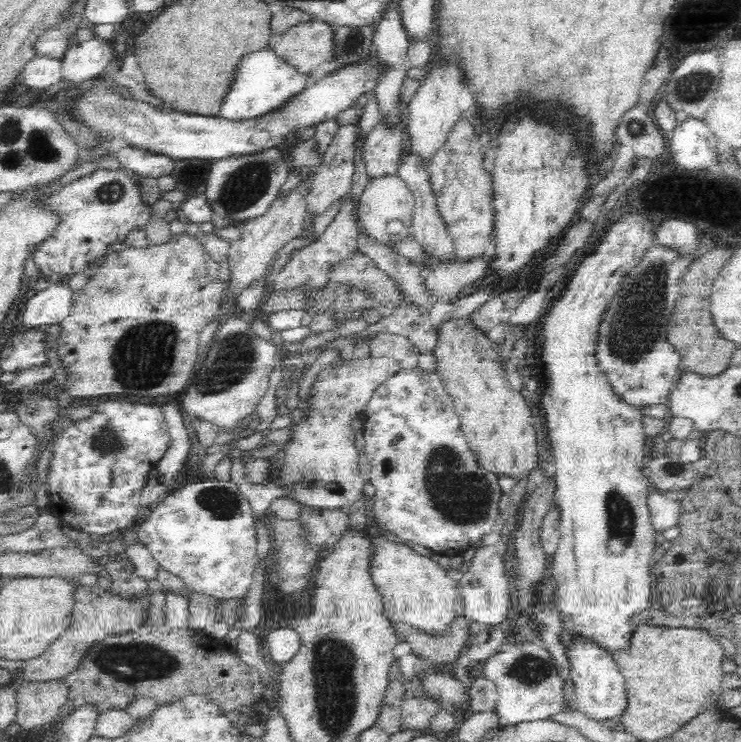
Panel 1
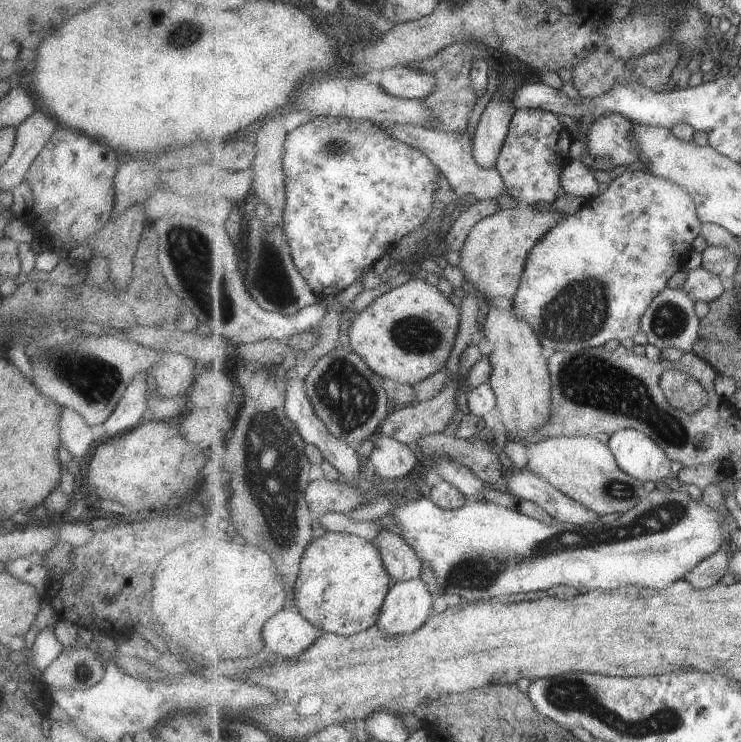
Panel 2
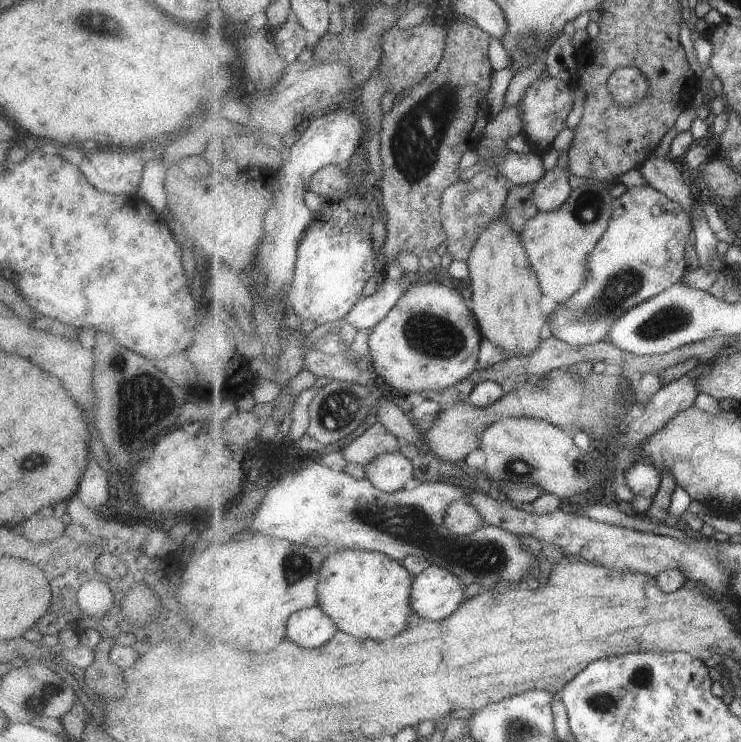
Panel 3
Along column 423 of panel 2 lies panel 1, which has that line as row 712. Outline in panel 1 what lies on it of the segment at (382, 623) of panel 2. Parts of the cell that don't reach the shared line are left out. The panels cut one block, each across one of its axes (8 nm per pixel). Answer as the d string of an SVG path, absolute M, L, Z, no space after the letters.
M570 638L567 639L567 643L576 708L598 724L603 724L604 720L612 720L612 718L621 720L628 708L627 694L624 677L620 675L613 655L586 639Z

